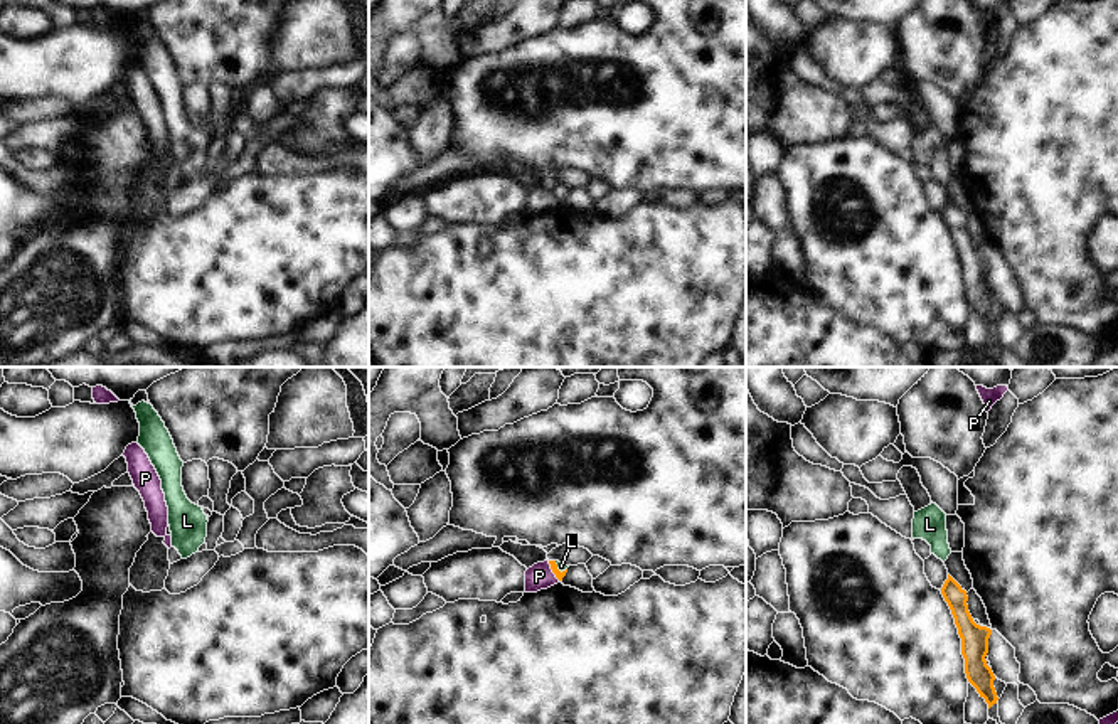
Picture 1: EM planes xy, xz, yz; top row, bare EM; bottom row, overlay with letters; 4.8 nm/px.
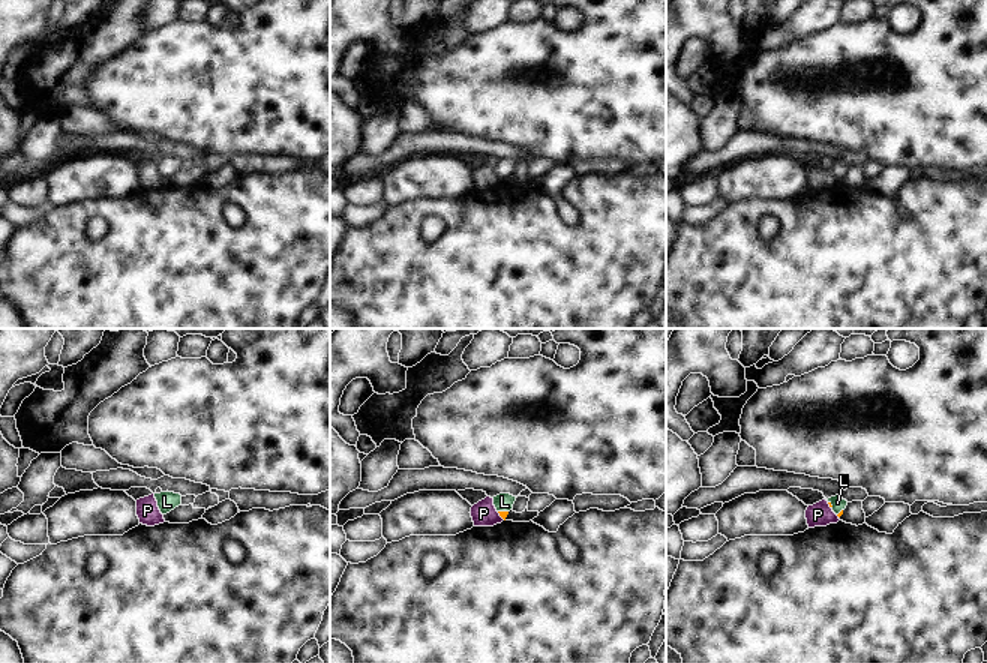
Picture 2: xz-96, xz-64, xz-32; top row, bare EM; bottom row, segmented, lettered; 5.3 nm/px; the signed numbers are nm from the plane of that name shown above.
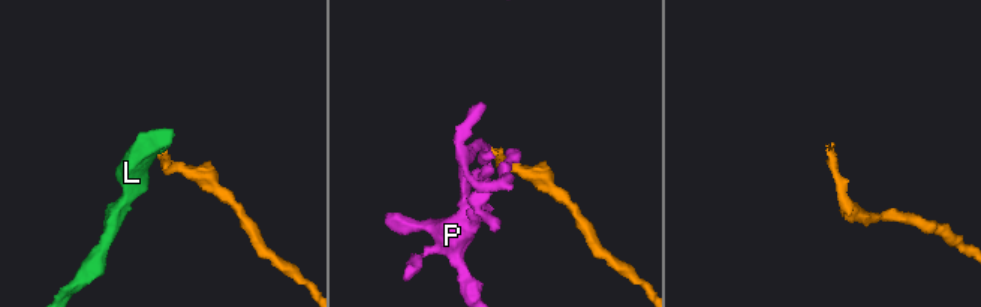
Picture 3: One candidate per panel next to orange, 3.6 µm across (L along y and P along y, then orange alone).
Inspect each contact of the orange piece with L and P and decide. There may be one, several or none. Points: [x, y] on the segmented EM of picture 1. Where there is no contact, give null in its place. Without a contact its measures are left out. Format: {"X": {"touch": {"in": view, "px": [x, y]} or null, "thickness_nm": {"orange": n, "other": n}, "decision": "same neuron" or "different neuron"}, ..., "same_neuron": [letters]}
{"L": {"touch": {"in": "xz", "px": [558, 569]}, "thickness_nm": {"orange": 40, "other": 50}, "decision": "same neuron"}, "P": {"touch": {"in": "xz", "px": [553, 571]}, "thickness_nm": {"orange": 40, "other": 120}, "decision": "different neuron"}, "same_neuron": ["L"]}

